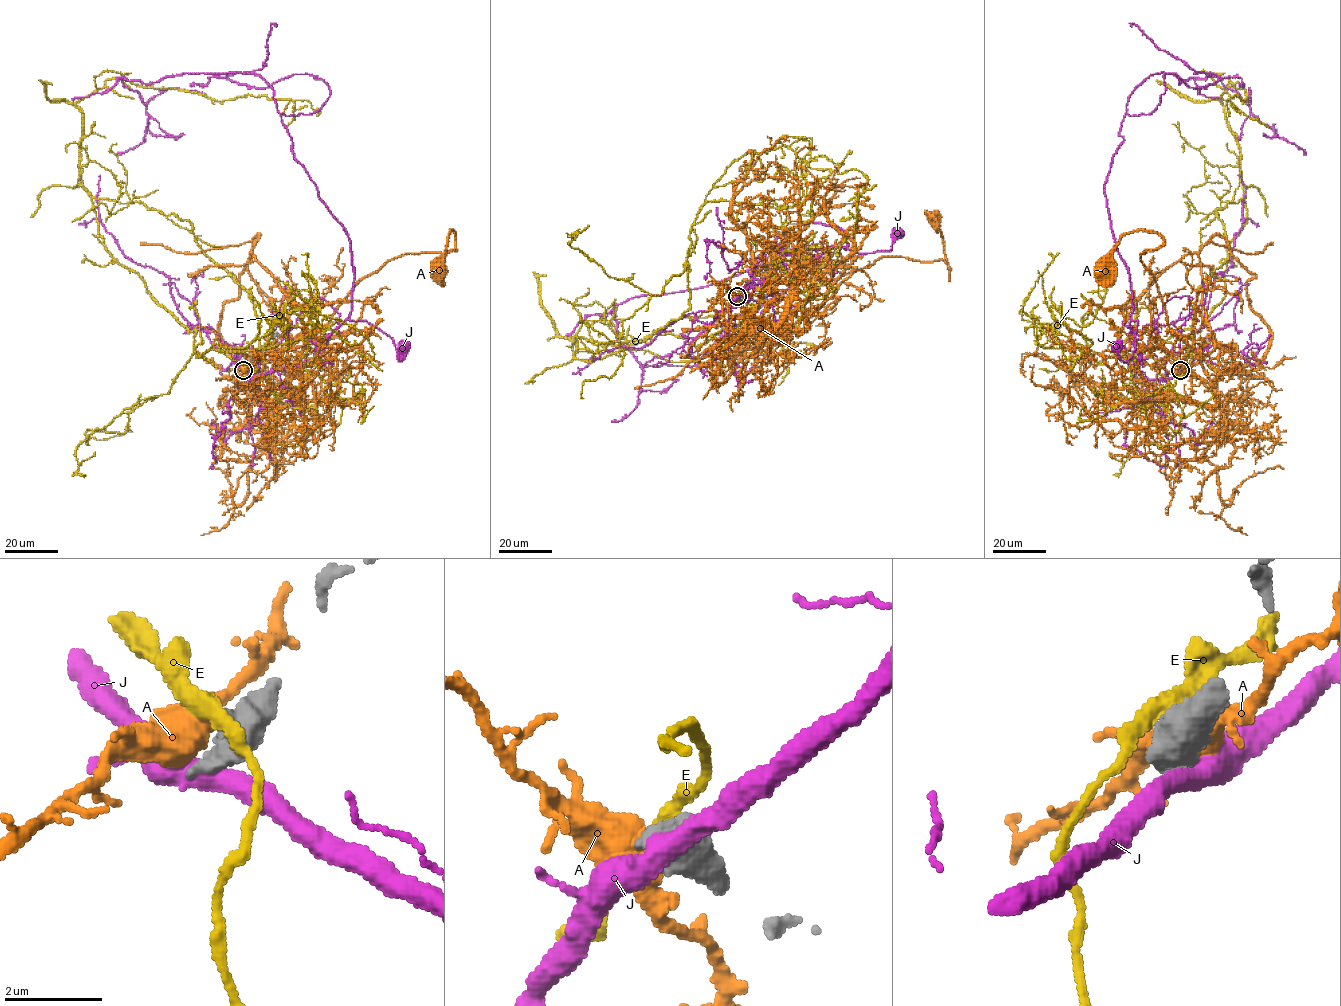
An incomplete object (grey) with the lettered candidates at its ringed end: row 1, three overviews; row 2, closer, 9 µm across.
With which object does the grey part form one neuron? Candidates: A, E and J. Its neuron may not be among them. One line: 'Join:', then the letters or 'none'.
Join: none

